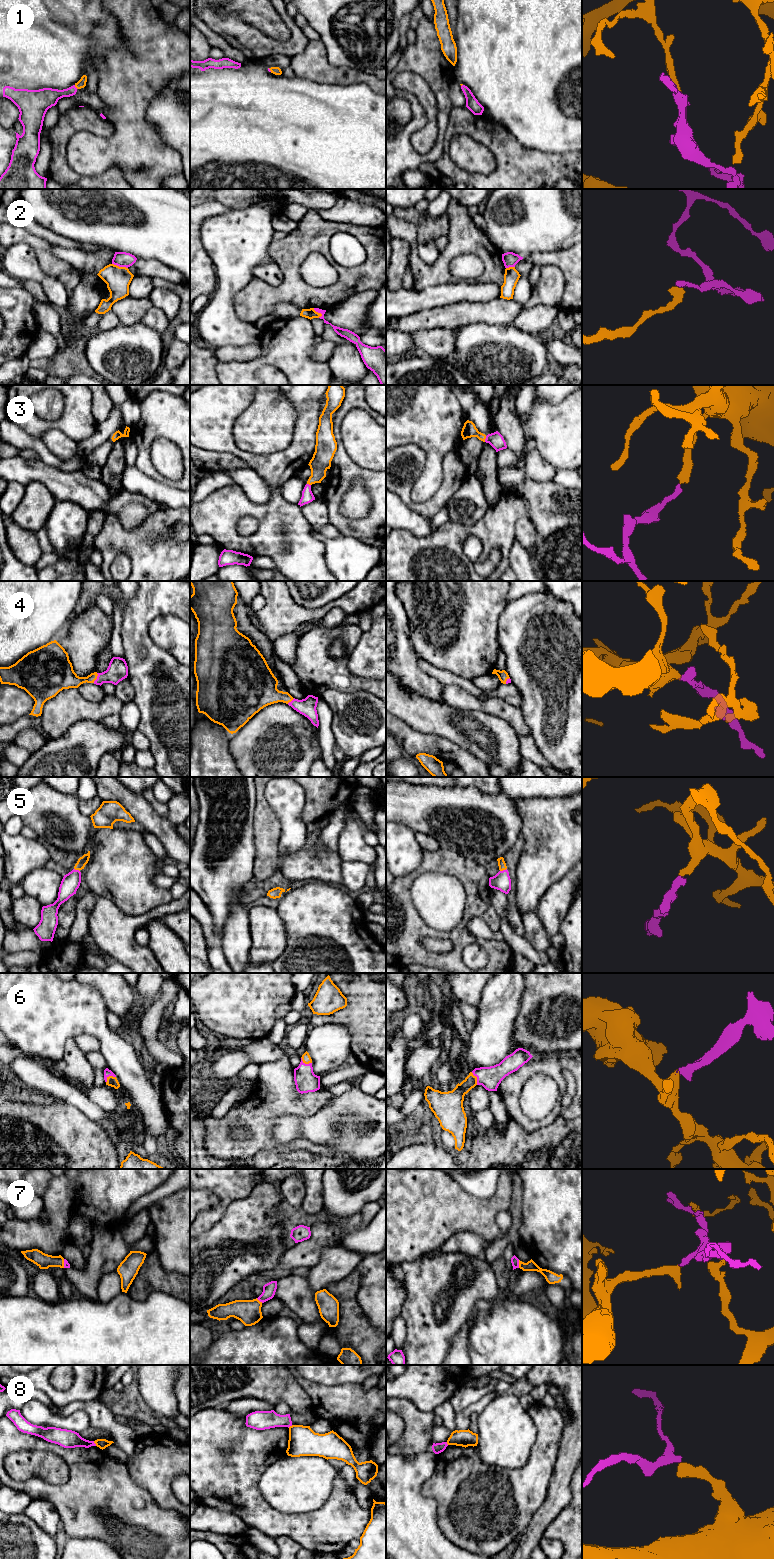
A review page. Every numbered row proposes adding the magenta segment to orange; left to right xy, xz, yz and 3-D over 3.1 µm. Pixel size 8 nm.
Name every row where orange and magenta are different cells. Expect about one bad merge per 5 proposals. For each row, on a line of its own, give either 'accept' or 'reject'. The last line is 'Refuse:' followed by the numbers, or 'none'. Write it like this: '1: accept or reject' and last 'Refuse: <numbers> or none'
1: accept
2: reject
3: accept
4: accept
5: accept
6: accept
7: accept
8: reject
Refuse: 2, 8

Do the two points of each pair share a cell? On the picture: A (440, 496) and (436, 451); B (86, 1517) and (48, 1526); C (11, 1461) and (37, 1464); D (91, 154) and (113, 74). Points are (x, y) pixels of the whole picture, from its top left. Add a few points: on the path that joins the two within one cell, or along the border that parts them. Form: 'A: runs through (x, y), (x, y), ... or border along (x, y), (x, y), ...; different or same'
A: border along (443, 463), (443, 475), (439, 488), (422, 502); different
B: border along (49, 1502), (58, 1513), (61, 1527); different
C: runs through (17, 1464), (31, 1464); same
D: runs through (113, 140), (119, 134), (119, 96); same

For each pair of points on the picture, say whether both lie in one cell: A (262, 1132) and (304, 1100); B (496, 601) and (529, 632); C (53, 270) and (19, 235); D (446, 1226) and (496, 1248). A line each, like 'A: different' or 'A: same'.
A: same
B: different
C: same
D: different

